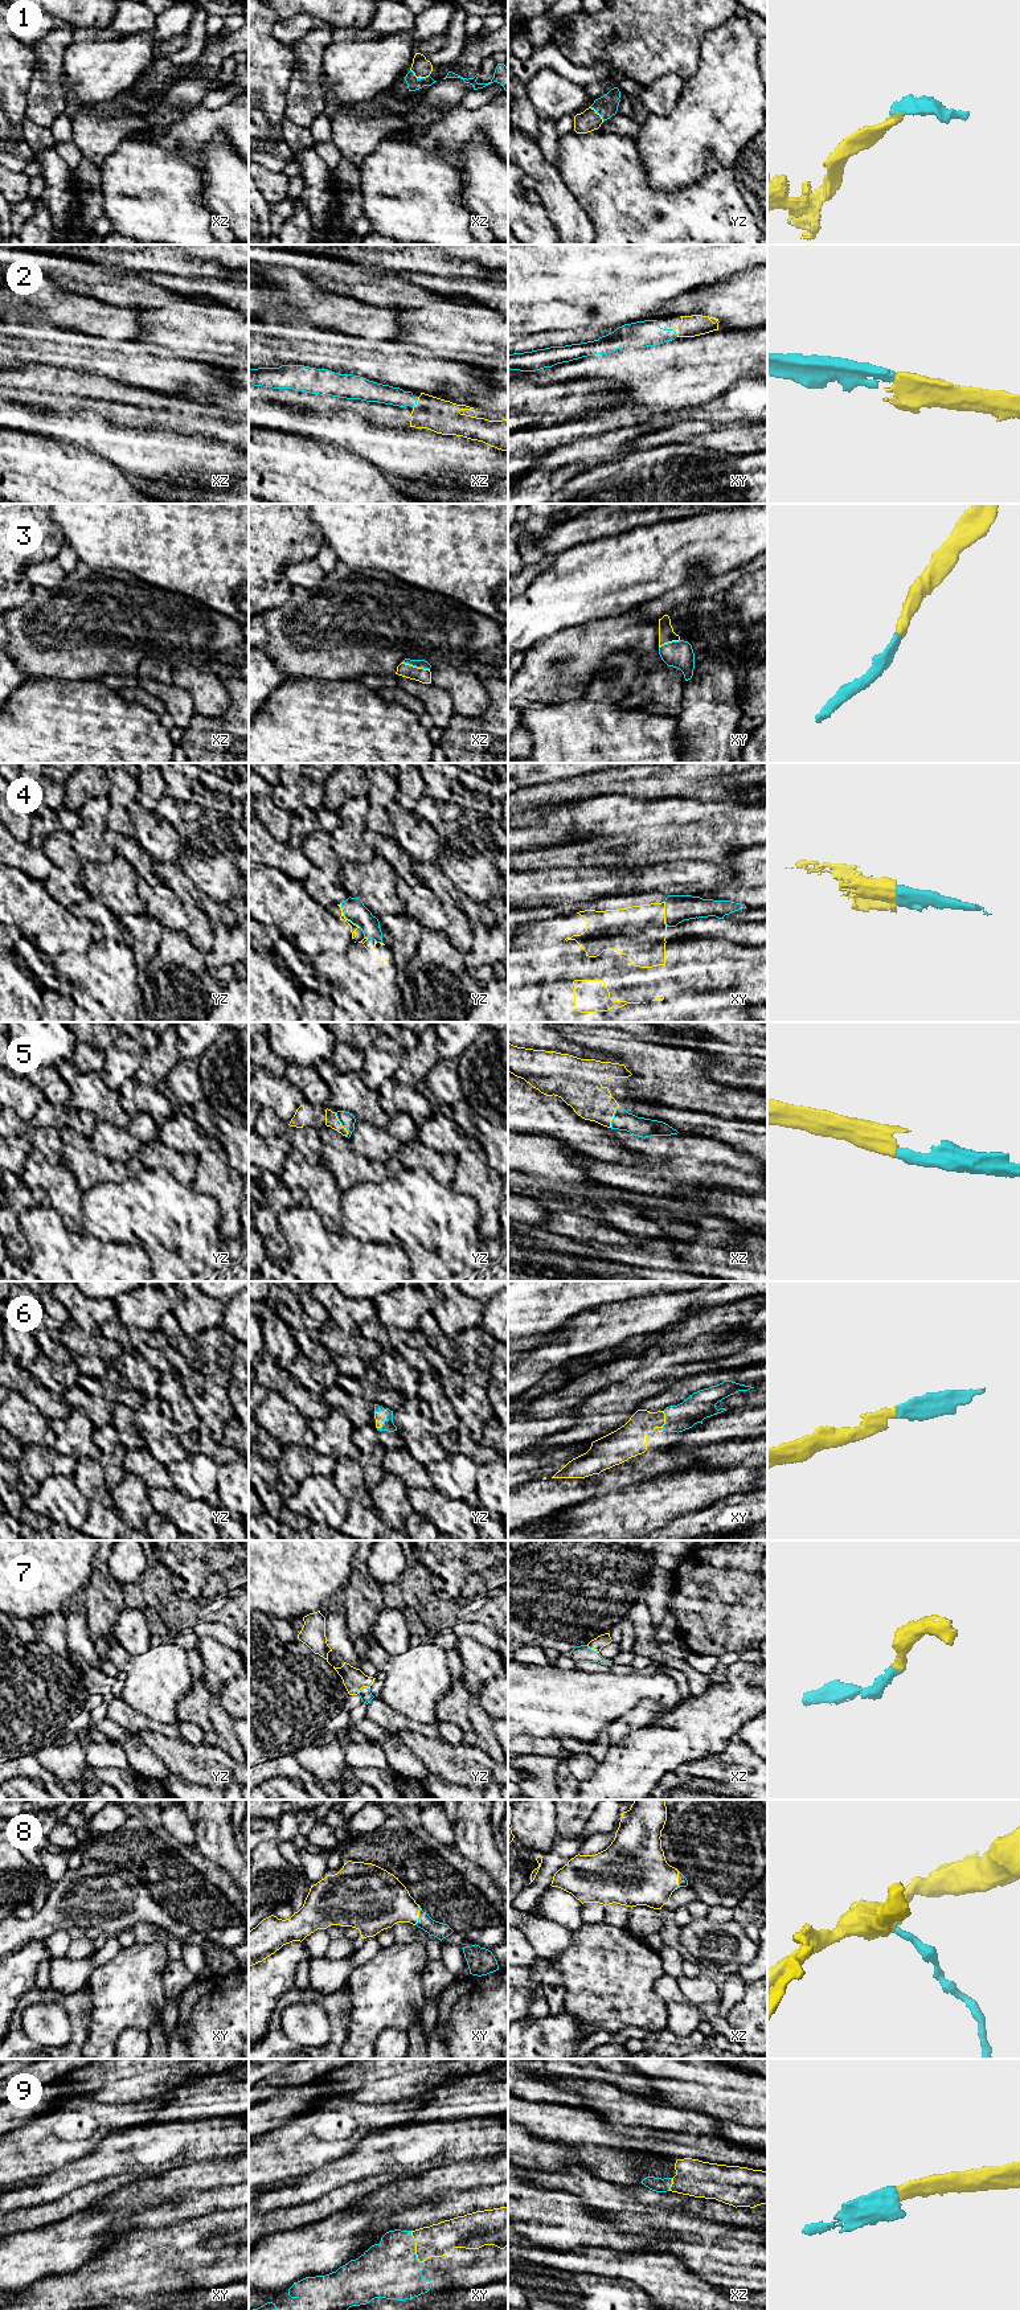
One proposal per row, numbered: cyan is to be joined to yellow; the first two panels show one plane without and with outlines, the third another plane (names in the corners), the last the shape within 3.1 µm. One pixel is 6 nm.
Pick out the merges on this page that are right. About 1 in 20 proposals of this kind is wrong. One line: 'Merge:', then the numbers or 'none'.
Merge: 1, 2, 3, 4, 5, 6, 7, 8, 9

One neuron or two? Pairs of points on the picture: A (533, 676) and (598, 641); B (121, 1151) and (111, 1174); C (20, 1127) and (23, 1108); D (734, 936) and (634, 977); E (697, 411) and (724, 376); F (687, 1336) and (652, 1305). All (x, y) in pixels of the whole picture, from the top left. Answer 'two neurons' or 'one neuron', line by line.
A: one neuron
B: two neurons
C: two neurons
D: two neurons
E: two neurons
F: two neurons

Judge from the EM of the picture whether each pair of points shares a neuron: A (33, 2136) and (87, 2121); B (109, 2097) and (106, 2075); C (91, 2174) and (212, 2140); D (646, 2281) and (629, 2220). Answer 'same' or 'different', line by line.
A: same
B: different
C: same
D: different

